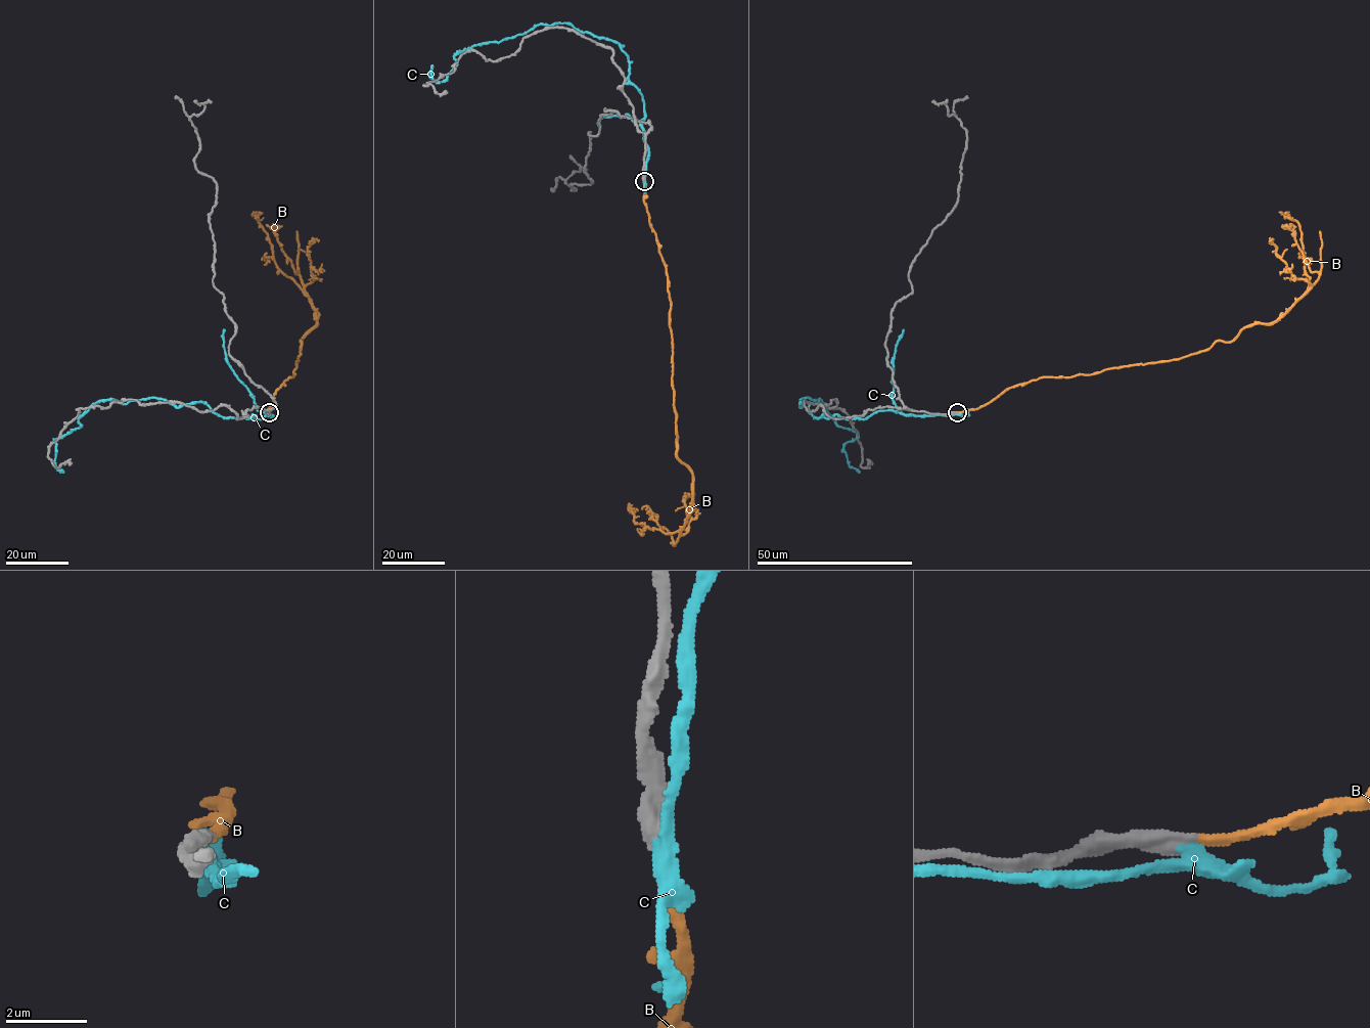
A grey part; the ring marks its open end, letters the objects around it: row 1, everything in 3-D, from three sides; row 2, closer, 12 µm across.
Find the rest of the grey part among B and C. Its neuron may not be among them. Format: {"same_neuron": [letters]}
{"same_neuron": ["B"]}

